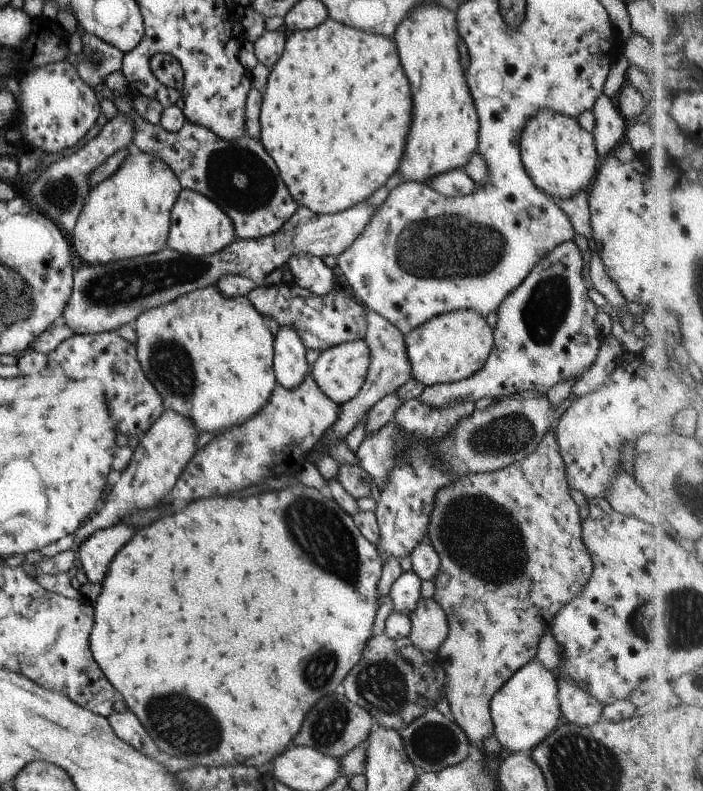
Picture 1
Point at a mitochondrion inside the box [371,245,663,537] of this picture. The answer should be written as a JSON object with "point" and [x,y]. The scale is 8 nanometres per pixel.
{"point":[545,309]}

